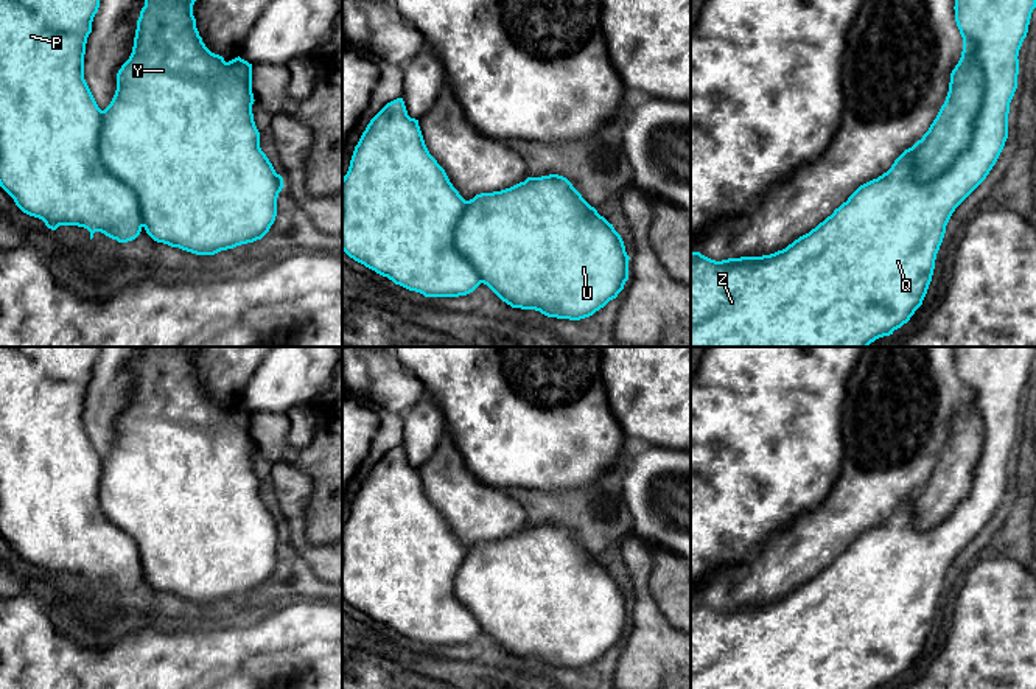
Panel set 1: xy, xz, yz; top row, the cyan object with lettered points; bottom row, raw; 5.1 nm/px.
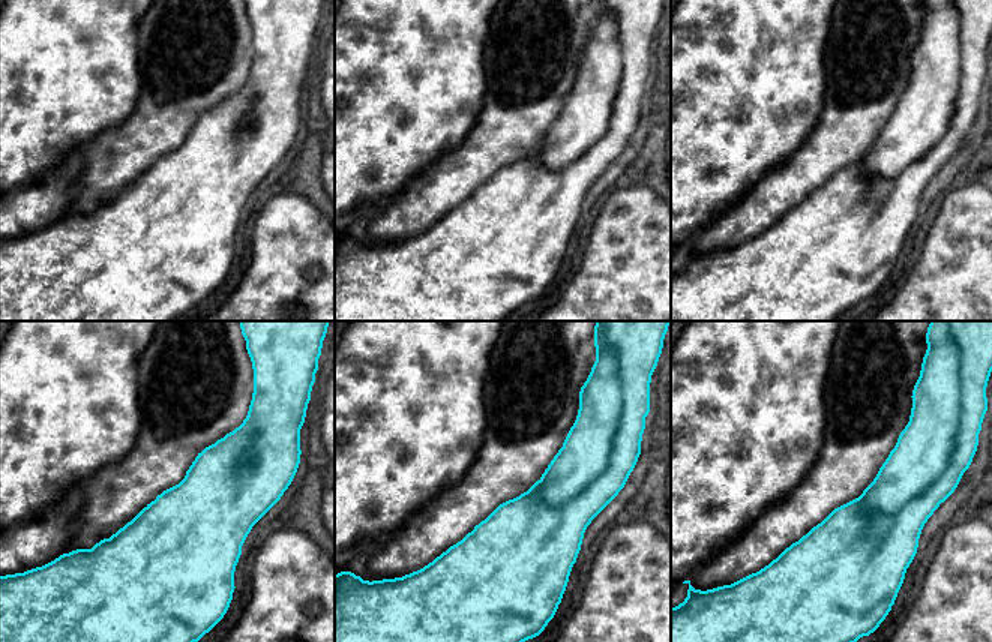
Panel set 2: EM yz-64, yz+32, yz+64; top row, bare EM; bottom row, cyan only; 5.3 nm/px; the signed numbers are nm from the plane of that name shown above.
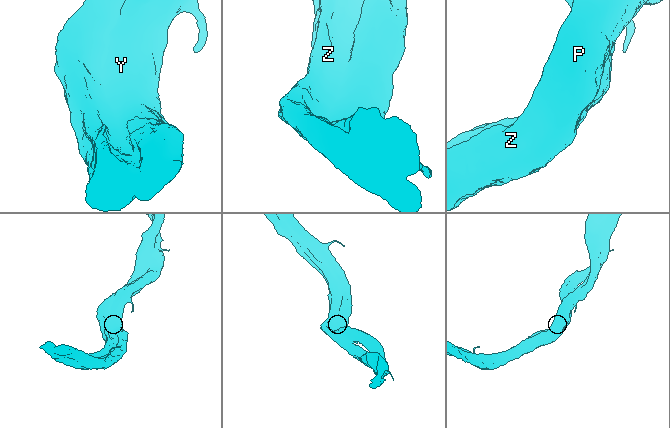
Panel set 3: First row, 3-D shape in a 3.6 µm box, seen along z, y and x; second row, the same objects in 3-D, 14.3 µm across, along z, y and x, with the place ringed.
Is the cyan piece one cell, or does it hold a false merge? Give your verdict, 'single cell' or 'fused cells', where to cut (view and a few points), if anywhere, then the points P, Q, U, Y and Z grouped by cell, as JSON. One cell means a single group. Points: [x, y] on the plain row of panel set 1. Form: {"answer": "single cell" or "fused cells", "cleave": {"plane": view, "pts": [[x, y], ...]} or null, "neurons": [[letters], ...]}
{"answer": "fused cells", "cleave": {"plane": "yz", "pts": [[962, 403], [982, 428], [971, 490], [920, 531]]}, "neurons": [["P", "Q", "Z"], ["U", "Y"]]}

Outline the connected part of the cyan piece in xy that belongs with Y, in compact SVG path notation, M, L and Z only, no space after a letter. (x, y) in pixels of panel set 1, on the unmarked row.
M145 347L129 407L117 421L117 439L103 459L100 504L109 521L137 544L146 582L157 591L196 603L261 588L277 565L283 526L260 496L254 470L252 412L240 404L226 411L212 401L196 376L196 347Z

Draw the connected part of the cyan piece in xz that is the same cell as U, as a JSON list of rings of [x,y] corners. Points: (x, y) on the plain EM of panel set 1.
[[[558,523],[527,526],[510,537],[467,549],[454,591],[502,650],[548,666],[580,669],[616,647],[628,628],[624,589],[572,532]]]

